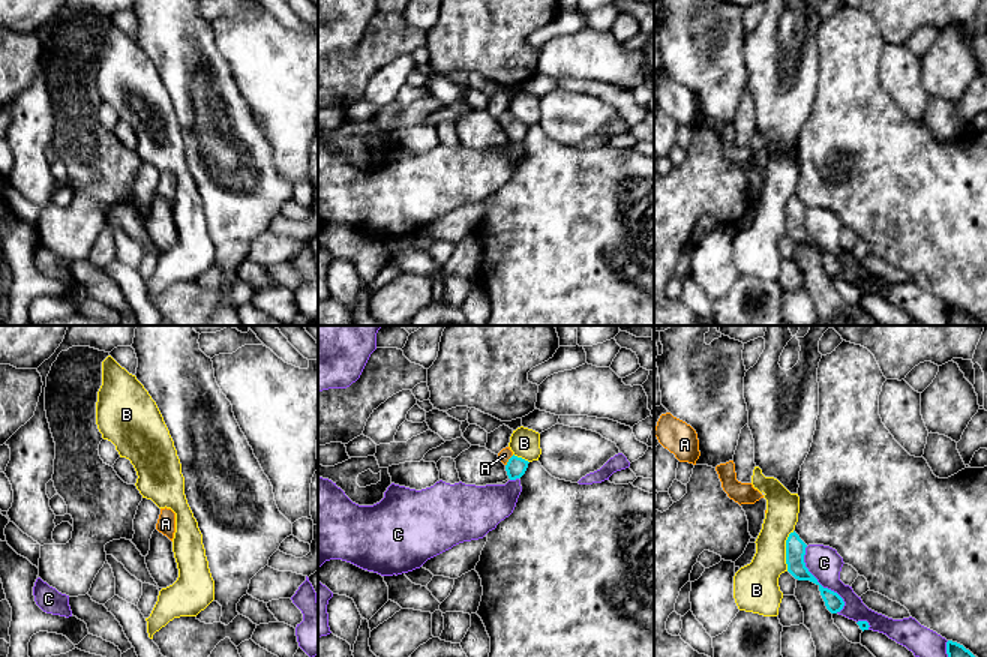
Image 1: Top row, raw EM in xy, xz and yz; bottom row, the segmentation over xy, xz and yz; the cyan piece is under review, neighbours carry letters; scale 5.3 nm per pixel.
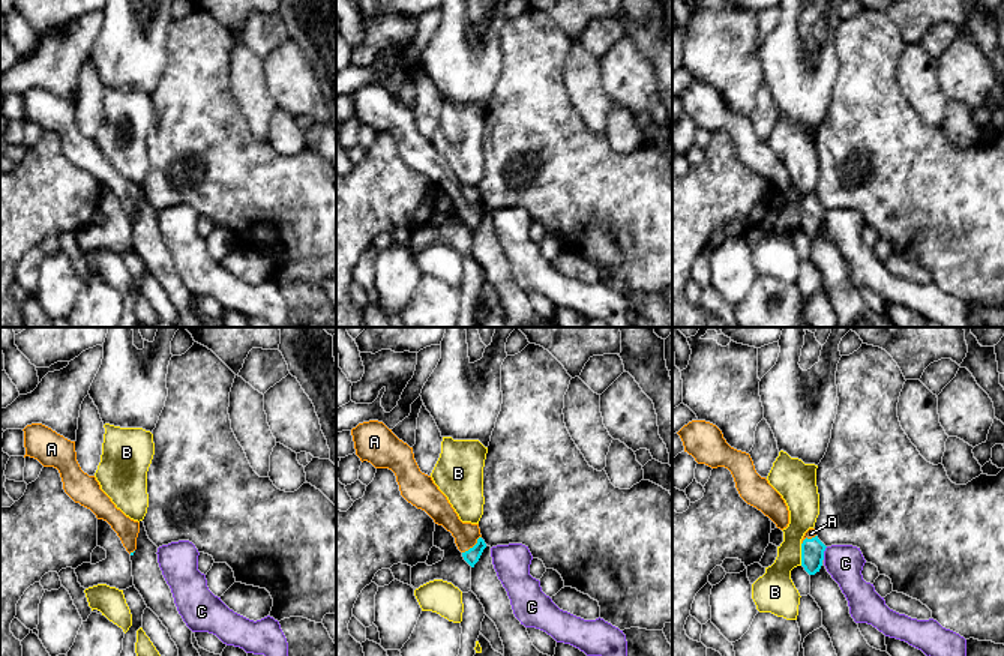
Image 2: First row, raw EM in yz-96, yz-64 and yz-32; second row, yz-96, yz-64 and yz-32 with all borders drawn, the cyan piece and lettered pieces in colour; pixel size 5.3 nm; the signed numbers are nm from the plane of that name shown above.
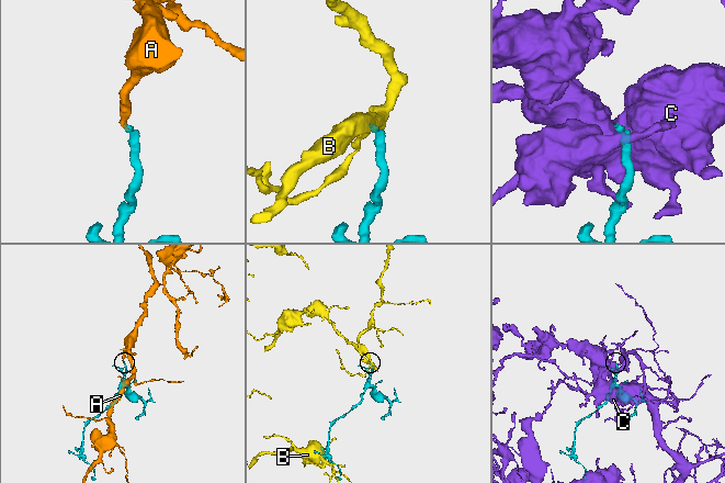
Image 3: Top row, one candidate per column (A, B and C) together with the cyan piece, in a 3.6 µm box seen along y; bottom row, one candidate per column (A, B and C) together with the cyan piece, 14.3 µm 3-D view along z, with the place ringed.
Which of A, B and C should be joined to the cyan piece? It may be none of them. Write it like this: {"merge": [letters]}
{"merge": ["A"]}

